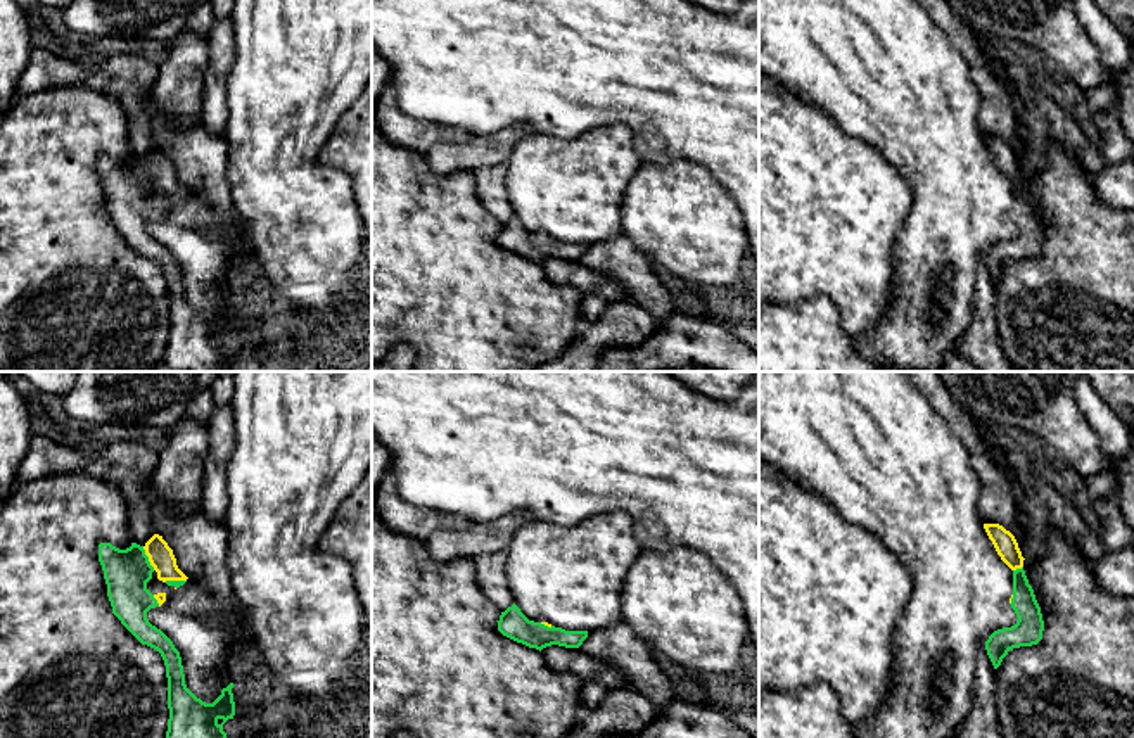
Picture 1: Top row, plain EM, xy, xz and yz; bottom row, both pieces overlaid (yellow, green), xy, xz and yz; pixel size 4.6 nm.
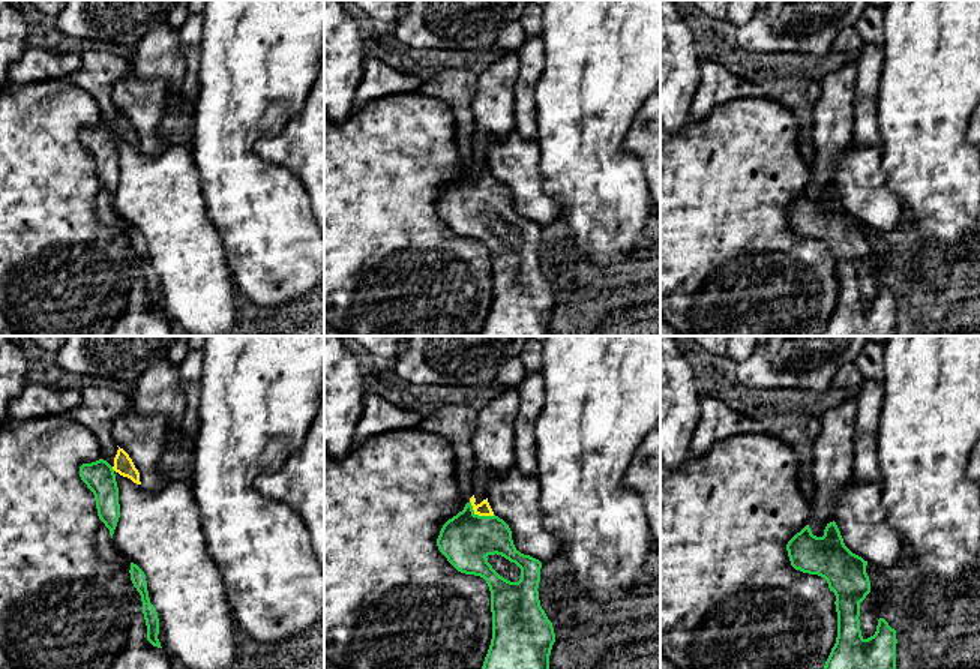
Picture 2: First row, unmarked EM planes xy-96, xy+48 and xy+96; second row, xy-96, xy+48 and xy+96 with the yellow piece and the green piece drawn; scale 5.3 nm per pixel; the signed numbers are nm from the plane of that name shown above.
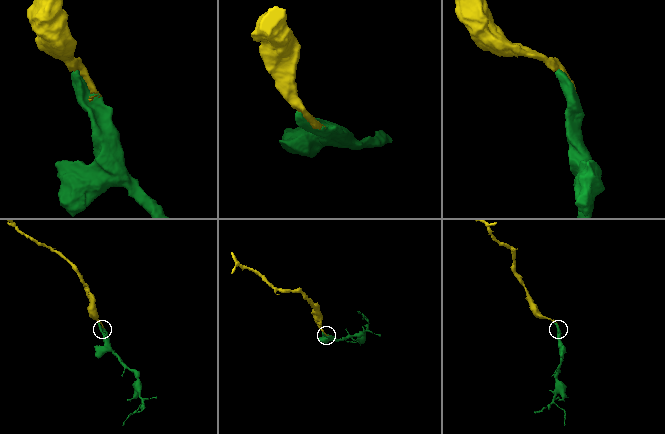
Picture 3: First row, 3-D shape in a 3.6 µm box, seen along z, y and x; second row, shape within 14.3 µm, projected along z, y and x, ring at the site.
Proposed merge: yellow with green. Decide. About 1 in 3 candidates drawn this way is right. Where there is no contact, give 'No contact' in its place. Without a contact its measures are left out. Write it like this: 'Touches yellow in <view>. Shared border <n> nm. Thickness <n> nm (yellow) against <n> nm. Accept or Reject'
Touches yellow in xy. Shared border 130 nm. Thickness 120 nm (yellow) against 220 nm. Accept

